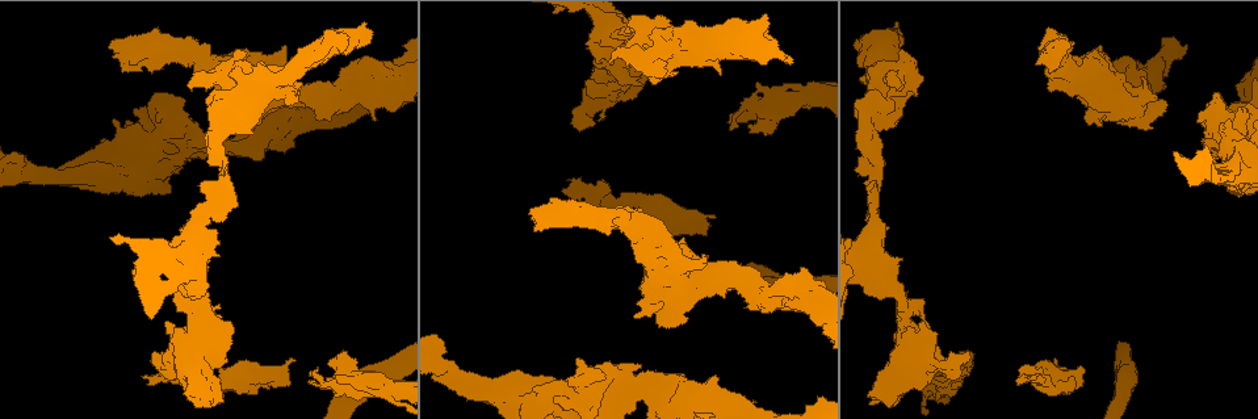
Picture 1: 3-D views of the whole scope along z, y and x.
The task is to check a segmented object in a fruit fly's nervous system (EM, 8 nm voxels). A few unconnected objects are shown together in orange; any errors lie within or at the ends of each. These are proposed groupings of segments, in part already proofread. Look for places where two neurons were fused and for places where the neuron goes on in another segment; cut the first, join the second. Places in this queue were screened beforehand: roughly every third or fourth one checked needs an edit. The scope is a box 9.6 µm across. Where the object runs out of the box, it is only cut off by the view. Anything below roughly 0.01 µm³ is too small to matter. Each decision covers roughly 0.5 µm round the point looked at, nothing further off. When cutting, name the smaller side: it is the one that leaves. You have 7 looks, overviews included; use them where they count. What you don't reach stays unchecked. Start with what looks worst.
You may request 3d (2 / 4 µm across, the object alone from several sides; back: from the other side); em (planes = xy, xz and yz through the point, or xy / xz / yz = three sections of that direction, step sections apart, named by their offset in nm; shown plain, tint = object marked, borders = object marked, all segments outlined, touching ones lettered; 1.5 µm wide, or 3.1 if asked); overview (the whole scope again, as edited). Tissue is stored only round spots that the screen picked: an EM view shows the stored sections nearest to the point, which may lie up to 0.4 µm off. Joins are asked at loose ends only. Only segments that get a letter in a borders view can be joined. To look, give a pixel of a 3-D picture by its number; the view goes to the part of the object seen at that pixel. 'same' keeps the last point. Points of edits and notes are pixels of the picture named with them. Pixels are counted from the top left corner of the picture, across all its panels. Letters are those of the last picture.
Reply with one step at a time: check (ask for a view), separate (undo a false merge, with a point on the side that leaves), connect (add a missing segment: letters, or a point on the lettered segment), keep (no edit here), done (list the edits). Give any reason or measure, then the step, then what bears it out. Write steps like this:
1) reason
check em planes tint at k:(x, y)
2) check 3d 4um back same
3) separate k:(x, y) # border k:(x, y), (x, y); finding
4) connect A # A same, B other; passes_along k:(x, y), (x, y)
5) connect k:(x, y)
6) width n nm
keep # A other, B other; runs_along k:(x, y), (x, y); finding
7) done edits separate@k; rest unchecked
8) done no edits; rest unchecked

check em planes borders at 1:(1058, 378)

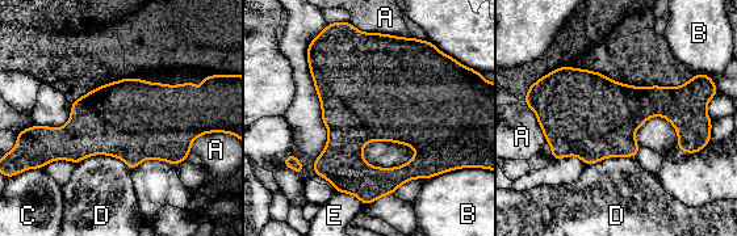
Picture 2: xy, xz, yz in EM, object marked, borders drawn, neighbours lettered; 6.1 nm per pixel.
longest_contact A 360 nm
keep # A other, B other, C other, D other, E other; border 2:(76, 163), (113, 155), (130, 171); all the same neuron

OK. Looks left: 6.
free end
check 3d 4um at 1:(372, 117)

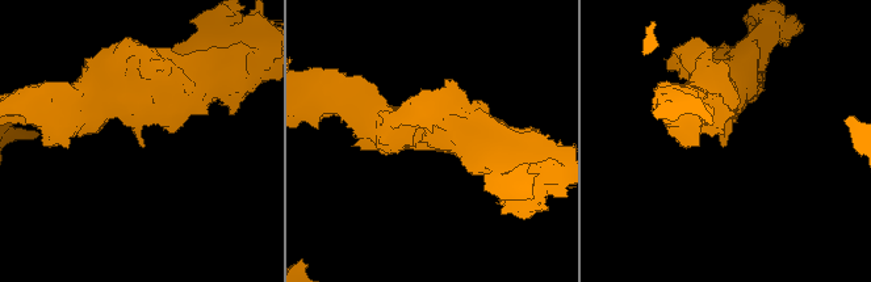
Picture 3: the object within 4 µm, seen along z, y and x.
need the tissue
check em planes borders at 3:(141, 146)

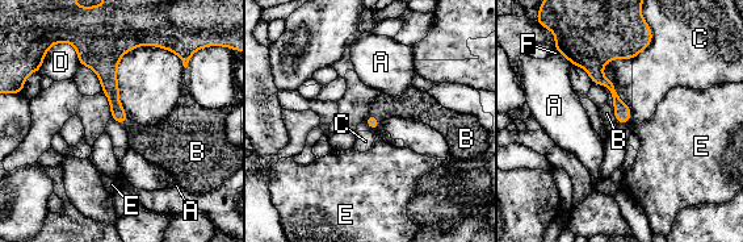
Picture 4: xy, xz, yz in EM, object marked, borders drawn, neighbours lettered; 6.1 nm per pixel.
connect B # A other, B same, C other, D other, E other, F other; passes_along 4:(622, 112), (615, 115), (607, 113); the neuron continues

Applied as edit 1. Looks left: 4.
check overview

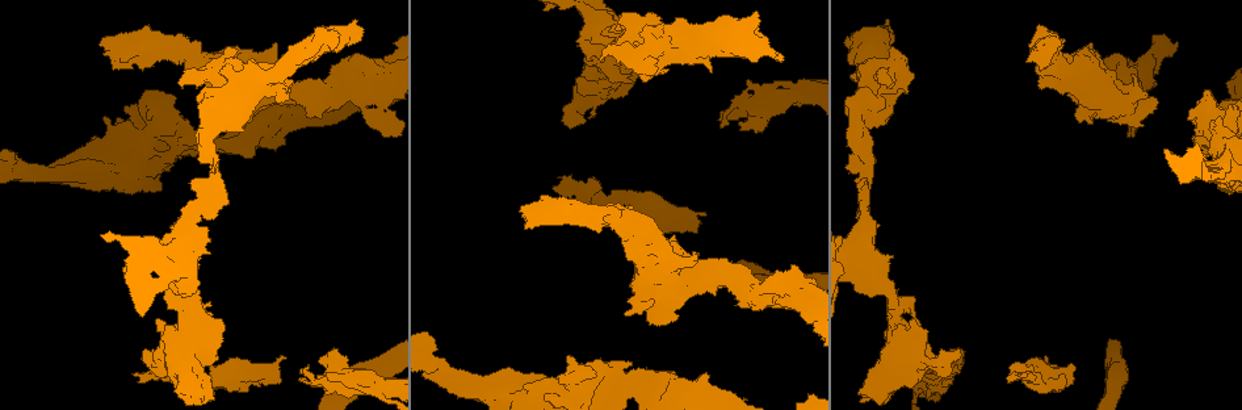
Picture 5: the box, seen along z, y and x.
sharp bend
check 3d 2um at 5:(189, 306)

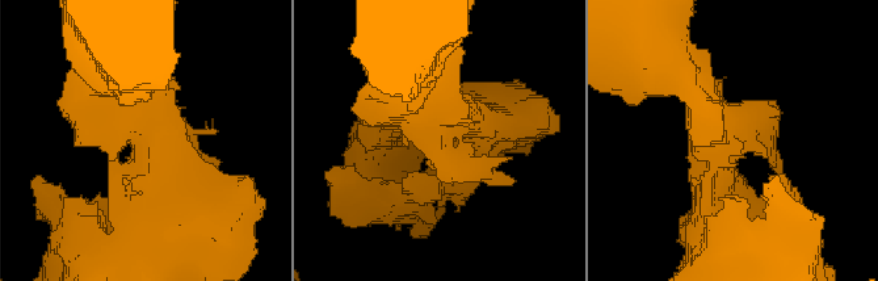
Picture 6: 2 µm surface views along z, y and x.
need the tissue
check em xz step 4 borders at 6:(718, 133)

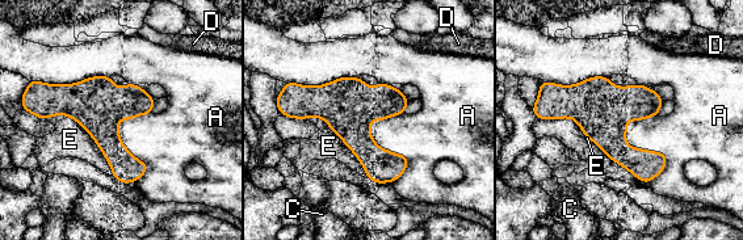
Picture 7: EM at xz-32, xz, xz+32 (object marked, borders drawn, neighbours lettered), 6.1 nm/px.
keep # A other, C other, D other, E other; one neuron here

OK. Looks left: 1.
done edits connect@4; rest unchecked

